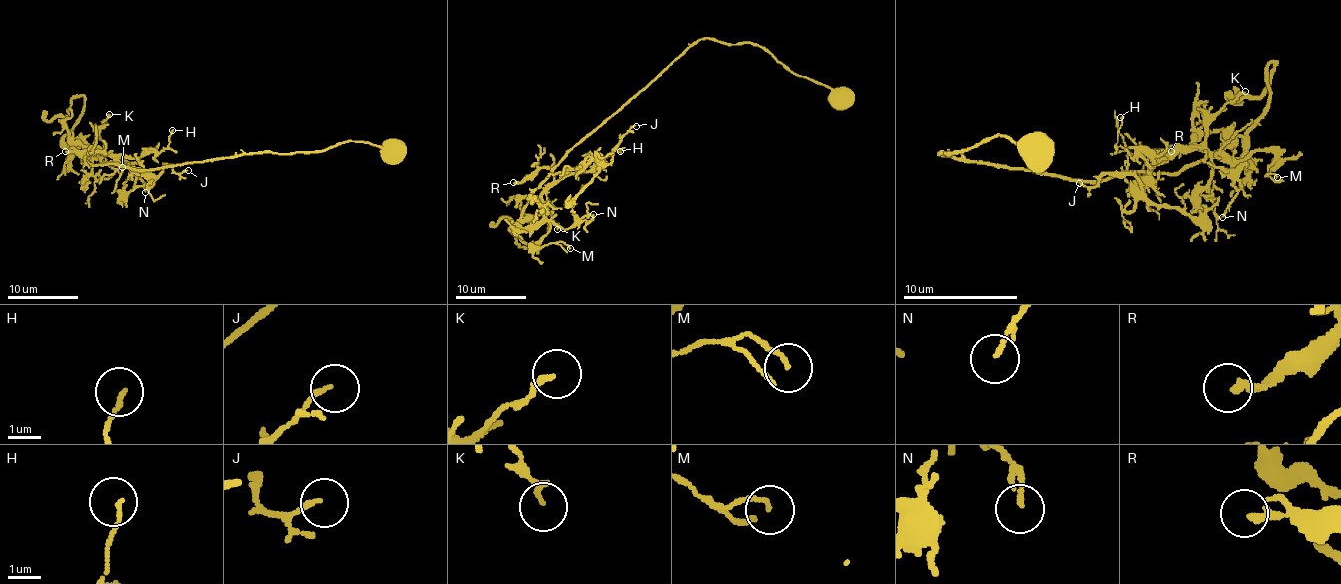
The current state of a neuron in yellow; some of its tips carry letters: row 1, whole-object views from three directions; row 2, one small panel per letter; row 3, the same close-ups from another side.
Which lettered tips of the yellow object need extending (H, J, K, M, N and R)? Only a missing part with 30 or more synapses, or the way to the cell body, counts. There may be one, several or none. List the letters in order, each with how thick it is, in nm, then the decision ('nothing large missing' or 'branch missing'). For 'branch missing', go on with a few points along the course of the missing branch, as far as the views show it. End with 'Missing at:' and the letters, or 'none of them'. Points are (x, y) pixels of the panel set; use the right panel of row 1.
H: 130 nm | nothing large missing
J: 140 nm | nothing large missing
K: 160 nm | nothing large missing
M: 120 nm | nothing large missing
N: 120 nm | nothing large missing
R: 220 nm | nothing large missing
Missing at: none of them

